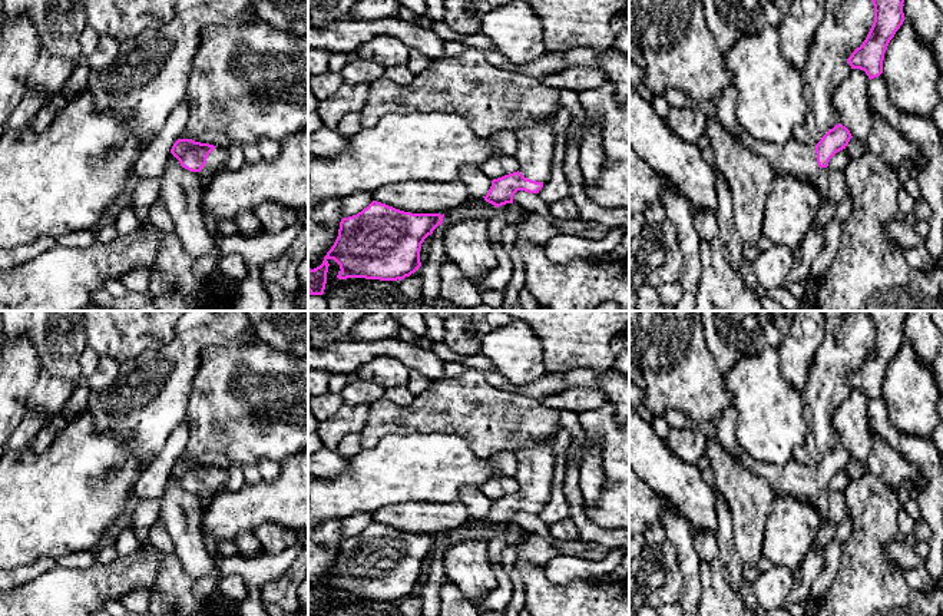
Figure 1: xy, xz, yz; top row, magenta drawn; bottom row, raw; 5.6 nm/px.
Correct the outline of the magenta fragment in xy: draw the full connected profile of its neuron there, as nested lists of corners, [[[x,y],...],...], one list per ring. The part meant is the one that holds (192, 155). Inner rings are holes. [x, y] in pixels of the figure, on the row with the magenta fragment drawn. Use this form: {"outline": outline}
{"outline": [[[178,139],[171,153],[179,160],[182,168],[191,172],[202,172],[209,178],[221,172],[228,159],[226,149],[192,139]]]}

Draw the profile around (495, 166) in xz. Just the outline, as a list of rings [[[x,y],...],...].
[[[490,156],[482,165],[480,169],[489,179],[497,179],[504,175],[519,170],[519,162],[510,156]]]

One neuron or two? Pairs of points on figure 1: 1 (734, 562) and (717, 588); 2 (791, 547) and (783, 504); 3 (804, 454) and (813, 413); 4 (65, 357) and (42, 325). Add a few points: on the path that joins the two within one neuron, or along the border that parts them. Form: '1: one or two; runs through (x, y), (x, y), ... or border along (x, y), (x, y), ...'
1: two; border along (718, 557), (724, 579), (737, 592)
2: one; runs through (790, 537), (788, 515)
3: one; runs through (814, 444), (816, 423)
4: one; runs through (59, 350), (59, 343), (49, 333)

